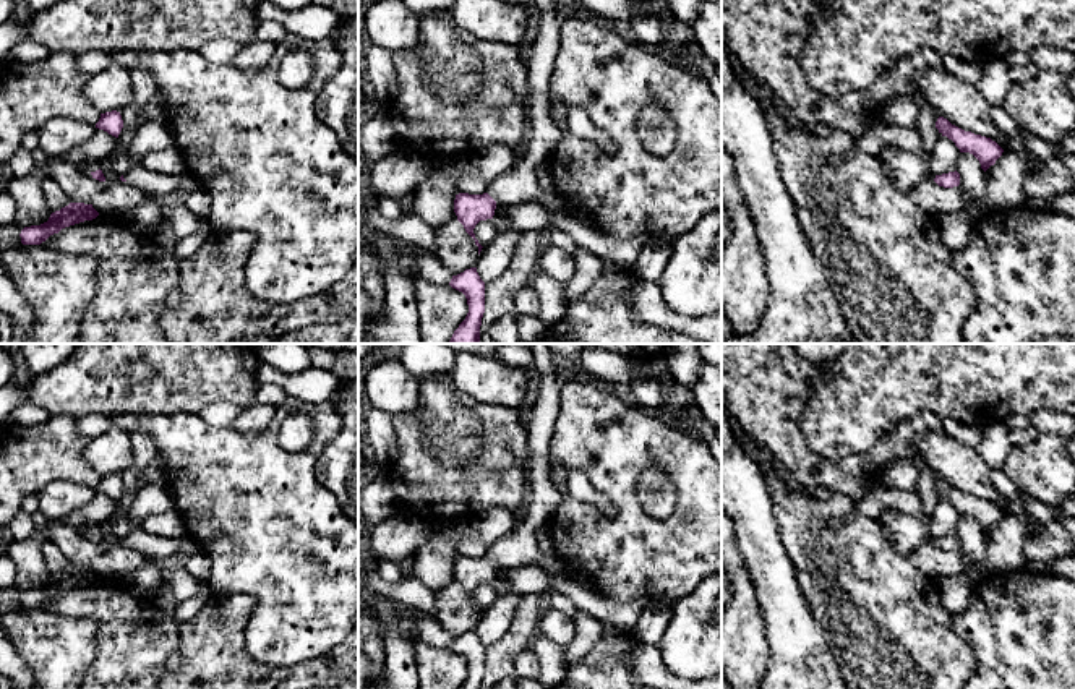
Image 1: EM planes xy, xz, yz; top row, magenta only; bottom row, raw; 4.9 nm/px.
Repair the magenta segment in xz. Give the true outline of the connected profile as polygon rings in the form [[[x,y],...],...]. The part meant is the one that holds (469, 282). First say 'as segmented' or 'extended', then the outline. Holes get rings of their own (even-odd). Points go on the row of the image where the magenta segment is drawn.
as segmented | [[[470,267],[452,276],[449,285],[462,292],[469,305],[469,313],[454,331],[449,344],[478,344],[482,318],[485,313],[485,282],[480,279],[477,267]]]

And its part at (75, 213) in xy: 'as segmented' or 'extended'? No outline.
extended

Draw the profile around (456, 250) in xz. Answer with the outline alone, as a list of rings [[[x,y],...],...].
[[[456,212],[451,214],[446,225],[436,229],[435,255],[452,276],[477,266],[478,246],[457,220]]]

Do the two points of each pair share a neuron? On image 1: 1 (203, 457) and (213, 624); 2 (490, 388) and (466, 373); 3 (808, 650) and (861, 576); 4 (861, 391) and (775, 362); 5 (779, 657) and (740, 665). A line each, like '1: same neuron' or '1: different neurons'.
1: different neurons
2: same neuron
3: different neurons
4: different neurons
5: different neurons

